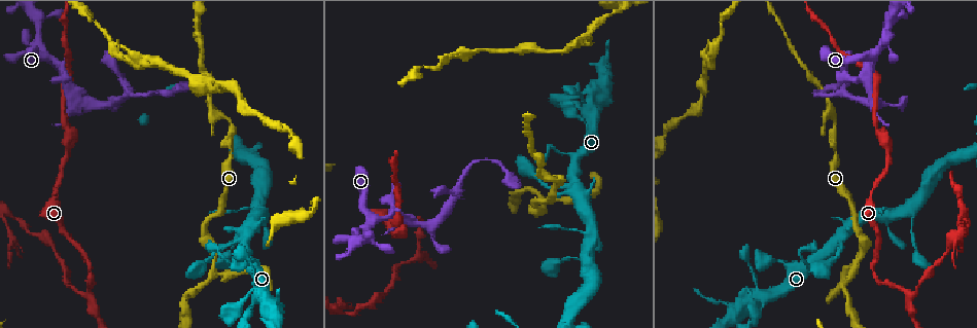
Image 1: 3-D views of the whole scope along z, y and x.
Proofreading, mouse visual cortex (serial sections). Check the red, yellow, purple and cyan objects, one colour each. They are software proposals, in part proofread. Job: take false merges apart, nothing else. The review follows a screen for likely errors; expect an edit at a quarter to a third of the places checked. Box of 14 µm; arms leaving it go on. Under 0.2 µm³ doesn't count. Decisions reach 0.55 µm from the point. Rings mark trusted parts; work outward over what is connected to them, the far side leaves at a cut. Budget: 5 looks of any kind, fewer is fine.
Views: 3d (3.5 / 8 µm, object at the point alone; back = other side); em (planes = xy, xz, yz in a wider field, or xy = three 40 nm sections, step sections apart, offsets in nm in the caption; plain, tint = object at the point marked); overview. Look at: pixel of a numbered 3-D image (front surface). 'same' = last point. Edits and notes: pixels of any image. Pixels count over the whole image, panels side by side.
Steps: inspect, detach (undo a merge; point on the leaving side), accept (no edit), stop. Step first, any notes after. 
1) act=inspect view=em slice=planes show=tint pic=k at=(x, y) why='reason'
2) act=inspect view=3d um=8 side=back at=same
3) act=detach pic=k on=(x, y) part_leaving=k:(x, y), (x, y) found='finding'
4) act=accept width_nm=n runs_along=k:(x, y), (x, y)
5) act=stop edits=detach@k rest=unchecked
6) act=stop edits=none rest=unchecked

act=inspect view=3d um=3.5 pic=1 at=(543, 196) why='three arms meet'

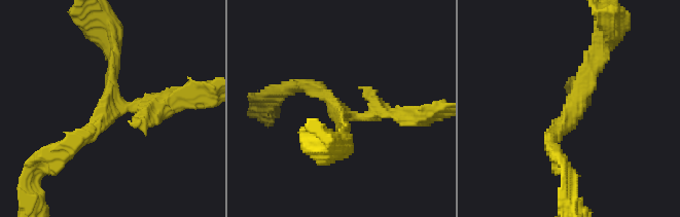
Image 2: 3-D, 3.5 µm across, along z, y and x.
act=inspect view=em slice=xy step=3 show=tint pic=2 at=(110, 106) arms=3 arm_widths_nm=200,200,250 why='now the EM'

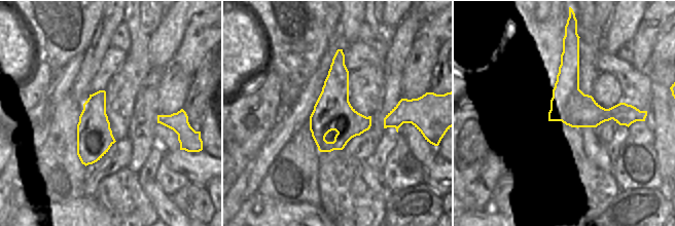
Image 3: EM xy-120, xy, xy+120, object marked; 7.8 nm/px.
act=accept width_nm=300 runs_along=3:(340, 51), (322, 149) found='all the same cell'

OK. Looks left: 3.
act=inspect view=3d um=3.5 pic=1 at=(912, 293) why='thin neck'

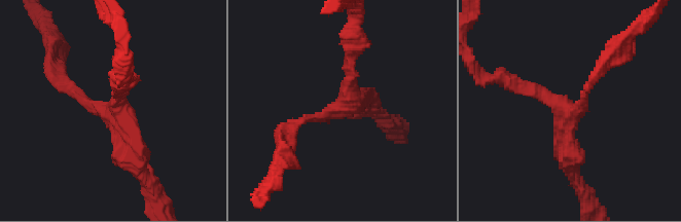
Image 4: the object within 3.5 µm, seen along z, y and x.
act=inspect view=em slice=planes show=tint pic=4 at=(116, 109)

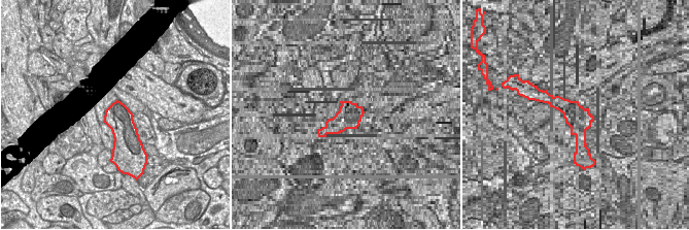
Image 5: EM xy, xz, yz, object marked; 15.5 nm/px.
act=accept width_nm=420 runs_along=4:(352, 44), (349, 100), (288, 125) found='continuous, no second cell'

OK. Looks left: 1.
act=stop edits=none rest=unchecked

